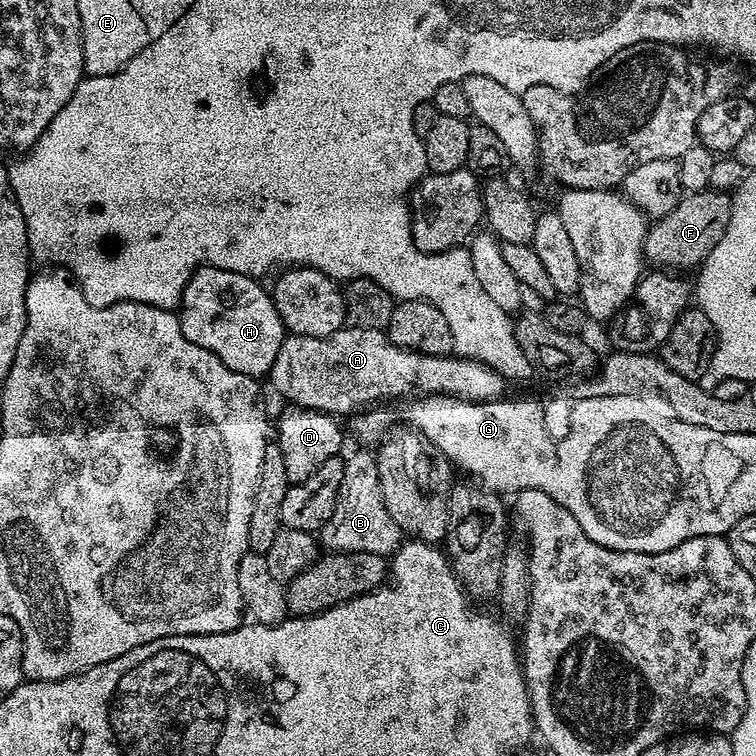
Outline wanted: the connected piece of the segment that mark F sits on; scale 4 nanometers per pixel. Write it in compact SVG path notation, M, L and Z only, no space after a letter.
M709 190L685 195L661 220L655 221L644 236L644 259L656 270L680 270L703 264L704 259L718 246L732 213L732 196Z

